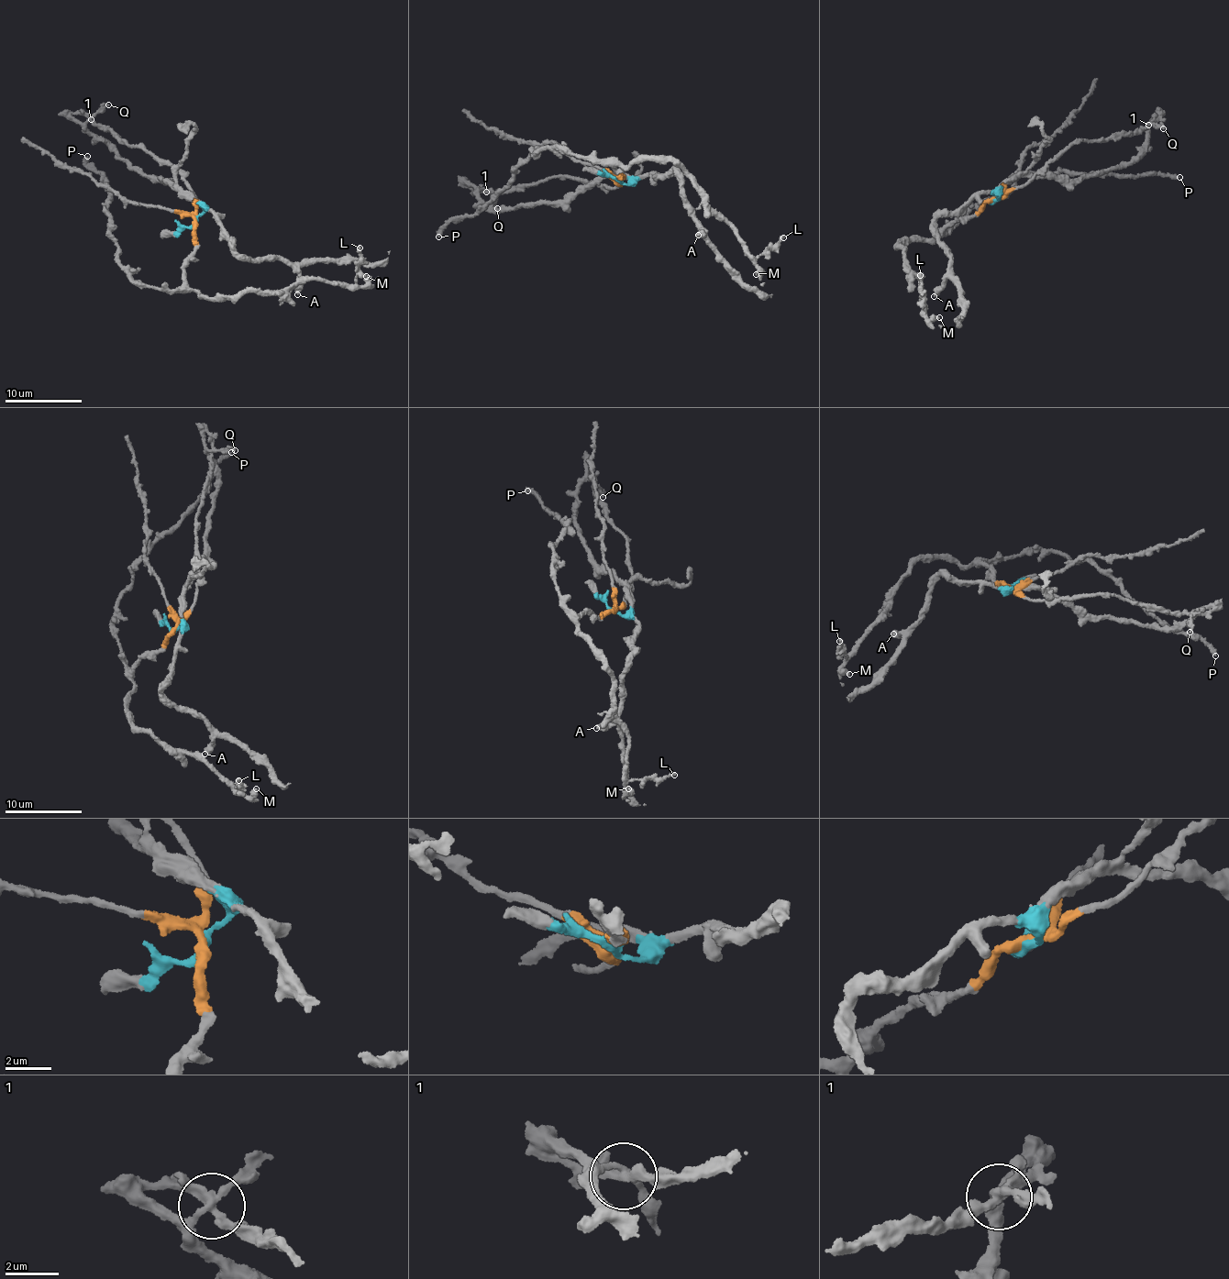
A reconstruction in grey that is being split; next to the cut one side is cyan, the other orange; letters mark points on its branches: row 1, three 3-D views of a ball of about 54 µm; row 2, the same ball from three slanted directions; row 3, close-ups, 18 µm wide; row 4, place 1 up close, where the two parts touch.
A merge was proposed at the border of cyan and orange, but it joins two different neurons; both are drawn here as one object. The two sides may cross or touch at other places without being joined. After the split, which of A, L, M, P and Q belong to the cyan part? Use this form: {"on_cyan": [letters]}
{"on_cyan": ["A", "Q"]}

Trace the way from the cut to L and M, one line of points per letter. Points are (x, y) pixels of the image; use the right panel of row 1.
L: (993, 201), (973, 215), (955, 220), (932, 240), (914, 239), (898, 246), (919, 281), (924, 311), (919, 275)
M: (993, 201), (973, 215), (955, 220), (932, 240), (910, 240), (898, 246), (915, 275), (929, 320), (938, 316)

